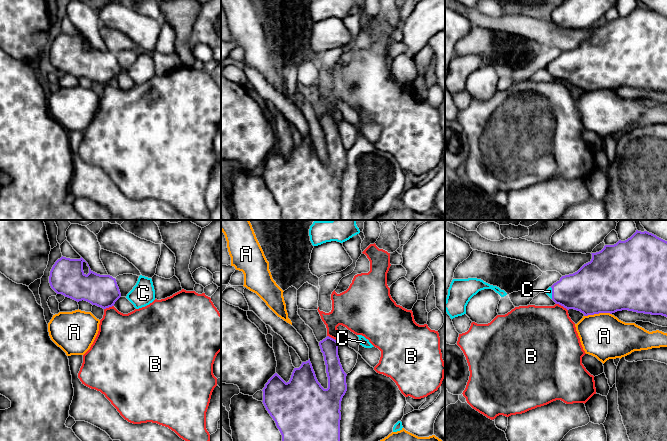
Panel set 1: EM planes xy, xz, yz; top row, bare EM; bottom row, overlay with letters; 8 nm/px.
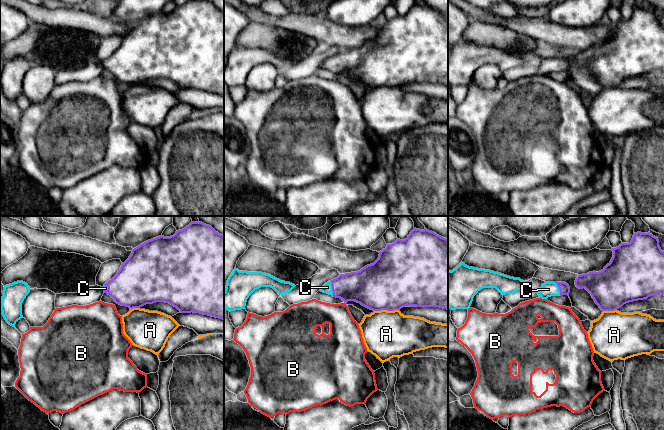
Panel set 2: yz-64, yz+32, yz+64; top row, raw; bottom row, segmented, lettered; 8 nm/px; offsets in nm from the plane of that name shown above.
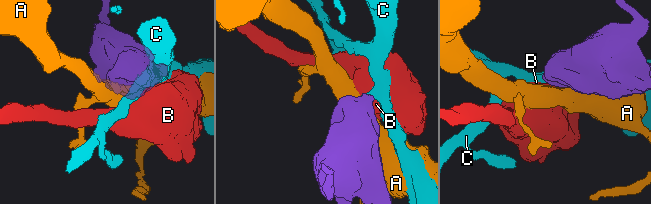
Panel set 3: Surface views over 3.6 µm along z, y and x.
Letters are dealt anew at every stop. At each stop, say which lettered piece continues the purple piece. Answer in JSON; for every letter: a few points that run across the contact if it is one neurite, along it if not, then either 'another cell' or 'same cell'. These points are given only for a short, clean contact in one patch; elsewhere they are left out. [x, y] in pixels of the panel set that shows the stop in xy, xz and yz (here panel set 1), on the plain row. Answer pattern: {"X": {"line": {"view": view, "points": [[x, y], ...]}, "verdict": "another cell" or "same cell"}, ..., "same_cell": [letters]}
{"A": {"line": {"view": "yz", "points": [[611, 89], [594, 89], [584, 92]]}, "verdict": "another cell"}, "B": {"line": {"view": "xz", "points": [[327, 111], [338, 117]]}, "verdict": "another cell"}, "C": {"line": {"view": "yz", "points": [[583, 67], [552, 69], [549, 67]]}, "verdict": "same cell"}, "same_cell": ["C"]}

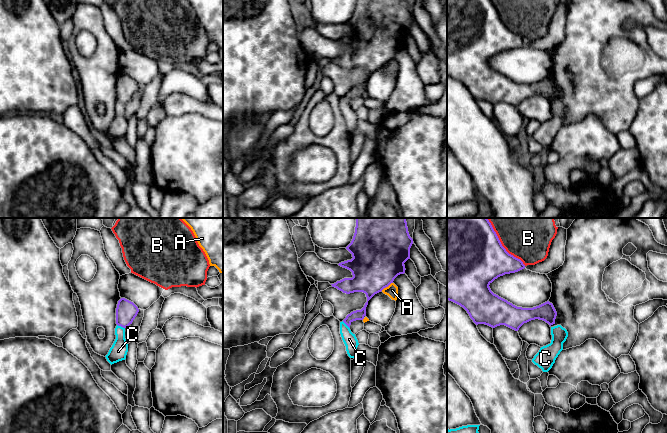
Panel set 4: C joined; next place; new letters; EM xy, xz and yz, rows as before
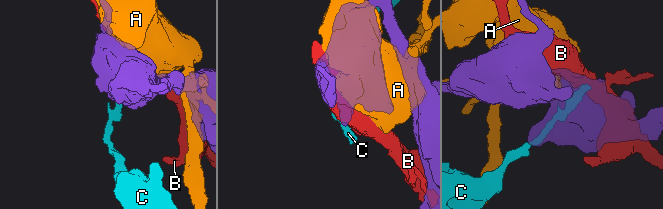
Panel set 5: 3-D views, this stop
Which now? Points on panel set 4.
{"A": {"verdict": "another cell"}, "B": {"verdict": "another cell"}, "C": {"verdict": "another cell"}, "same_cell": []}

